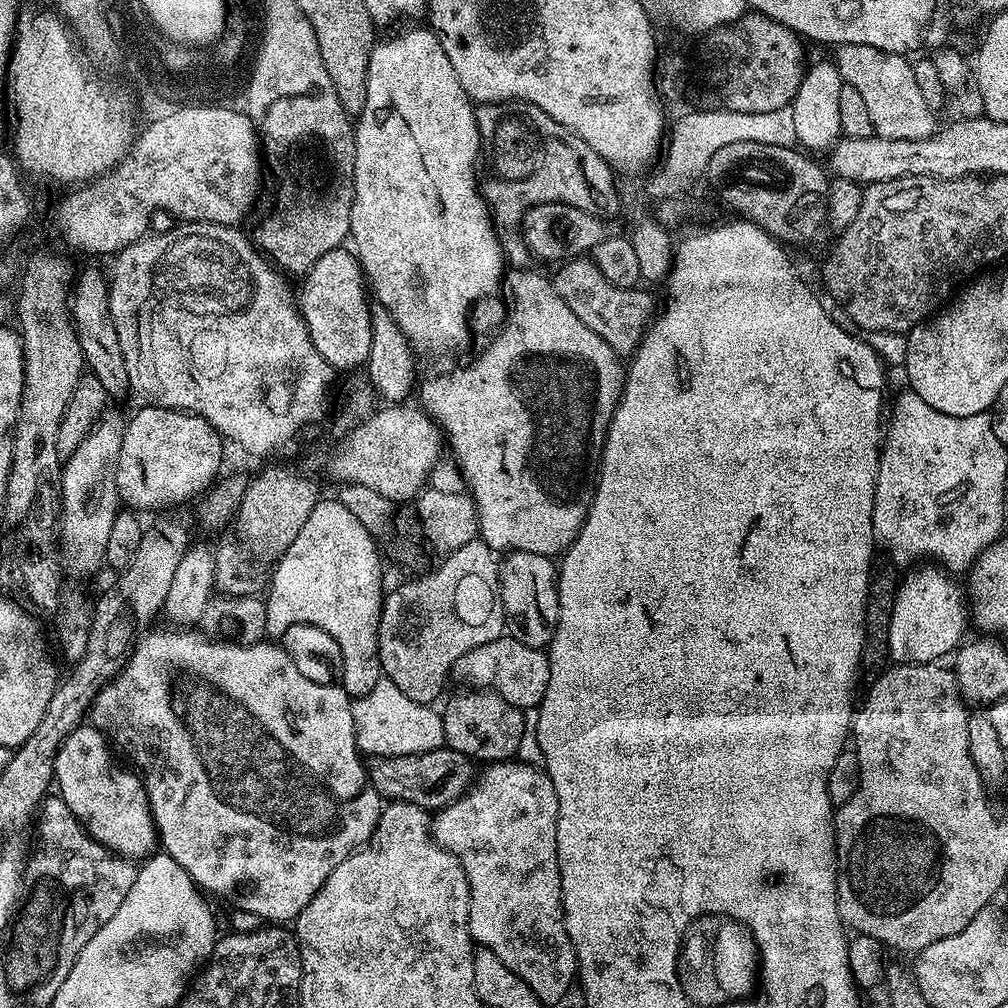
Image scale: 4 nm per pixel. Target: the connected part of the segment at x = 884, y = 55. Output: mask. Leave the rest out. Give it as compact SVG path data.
M841 44L835 52L836 69L845 84L854 86L854 90L862 94L875 135L887 140L921 140L936 135L937 117L926 106L922 90L918 90L918 81L912 69L913 61L907 55L857 44Z

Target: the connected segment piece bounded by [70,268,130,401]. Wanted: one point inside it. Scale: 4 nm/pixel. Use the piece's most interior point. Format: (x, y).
(91, 318)

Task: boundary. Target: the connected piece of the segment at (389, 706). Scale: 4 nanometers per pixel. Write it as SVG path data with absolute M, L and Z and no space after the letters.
M381 678L368 696L361 696L353 703L352 713L356 745L361 753L371 757L421 756L424 752L445 747L443 715L435 707L406 698L406 694L386 678Z

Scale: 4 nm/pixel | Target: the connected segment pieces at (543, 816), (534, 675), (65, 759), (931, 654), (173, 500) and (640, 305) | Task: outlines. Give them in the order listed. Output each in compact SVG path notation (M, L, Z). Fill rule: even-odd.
M492 762L485 768L488 769L481 776L479 773L473 779L471 788L464 795L457 798L453 804L448 804L446 807L439 809L431 817L432 837L435 838L436 844L442 846L450 854L454 854L454 858L458 858L458 862L468 879L468 885L470 886L468 929L473 941L481 948L494 950L494 954L498 954L498 958L502 958L502 962L506 962L508 969L514 974L518 974L518 978L522 978L522 982L526 982L526 986L530 986L530 990L534 990L534 994L543 1004L552 1006L571 990L572 984L574 988L574 981L578 976L576 951L566 934L566 926L564 925L564 899L562 898L562 882L558 870L558 842L556 841L558 794L554 794L554 782L550 782L548 773L544 771L543 767L521 762Z
M505 634L499 640L488 642L486 646L474 646L474 650L470 650L465 656L458 658L458 662L452 667L452 676L455 679L465 680L468 683L465 685L471 686L473 689L497 692L502 699L510 702L515 708L521 710L528 707L539 708L542 698L546 694L546 686L550 686L550 662L547 651L526 646Z
M91 723L81 724L65 738L58 750L54 784L66 806L74 810L80 825L92 837L111 852L140 862L157 851L156 823L143 779L131 767L123 768L112 757L111 751L113 749L103 733Z
M925 563L925 568L916 568L908 577L899 581L896 598L893 602L893 616L889 626L889 657L896 664L930 664L943 661L944 655L955 653L965 639L964 631L970 628L970 608L966 603L966 592L953 573L937 566Z
M140 406L131 417L127 417L122 434L122 451L118 454L116 467L116 485L121 501L129 509L172 508L175 504L184 504L204 492L212 484L212 479L220 472L220 463L224 460L225 441L219 432L206 422L206 418L193 412L177 412L174 408Z
M581 256L565 261L557 276L553 277L553 284L558 290L559 297L570 307L570 312L581 319L594 334L598 334L617 356L631 357L640 344L640 339L647 332L649 324L654 319L658 304L652 301L648 292L640 292L639 287L619 288L595 264L593 259Z

